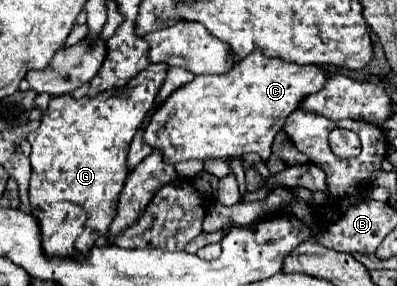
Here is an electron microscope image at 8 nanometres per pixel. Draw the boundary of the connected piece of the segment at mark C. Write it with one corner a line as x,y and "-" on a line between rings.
253,51
245,59
233,65
231,71
223,75
195,75
193,81
181,85
177,91
163,101
149,121
143,127
143,139
151,149
161,151
165,163
183,163
183,161
207,161
207,159
221,159
221,157
239,157
245,153
257,155
271,155
271,143
277,131
281,131
285,119
299,107
301,99
309,93
317,93
325,83
325,73
317,65
297,65
287,63
283,59
273,59

